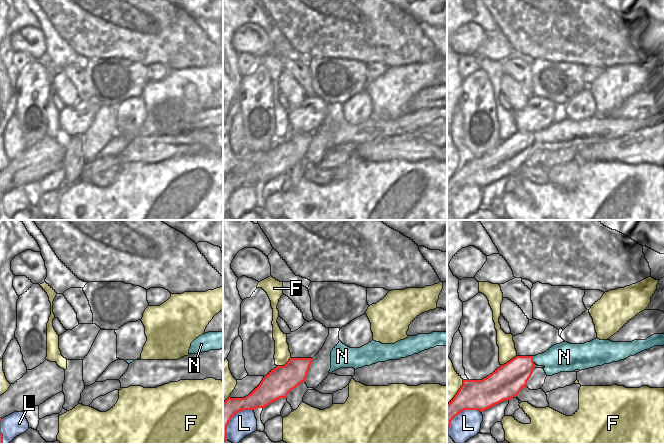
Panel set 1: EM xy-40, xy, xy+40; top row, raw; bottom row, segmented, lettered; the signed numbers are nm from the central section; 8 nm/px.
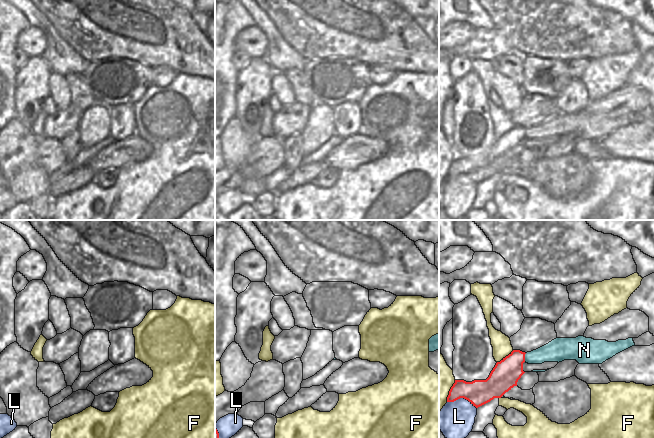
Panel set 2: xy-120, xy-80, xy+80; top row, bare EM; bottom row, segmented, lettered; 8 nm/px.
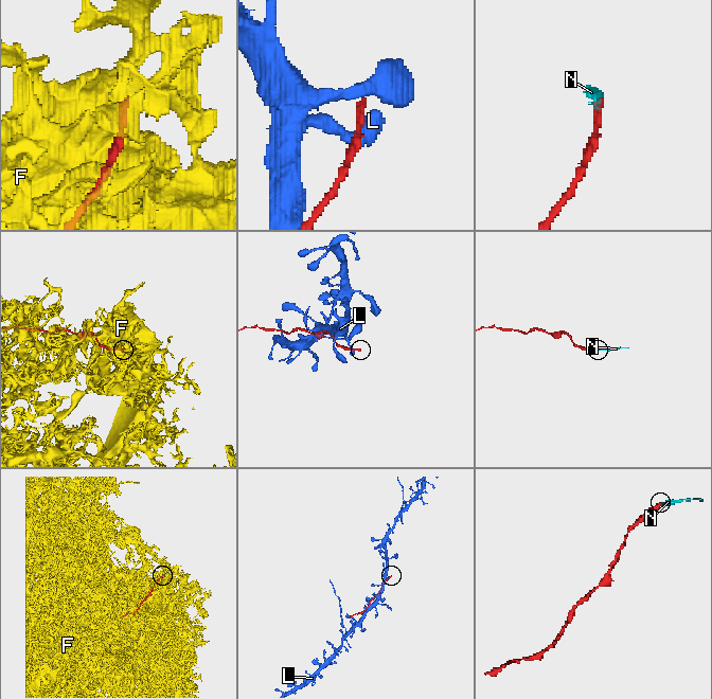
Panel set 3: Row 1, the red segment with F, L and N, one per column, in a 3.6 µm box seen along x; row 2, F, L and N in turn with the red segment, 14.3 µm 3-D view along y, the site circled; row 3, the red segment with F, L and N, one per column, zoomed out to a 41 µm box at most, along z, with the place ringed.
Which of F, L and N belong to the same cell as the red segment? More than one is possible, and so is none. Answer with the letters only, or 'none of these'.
N

